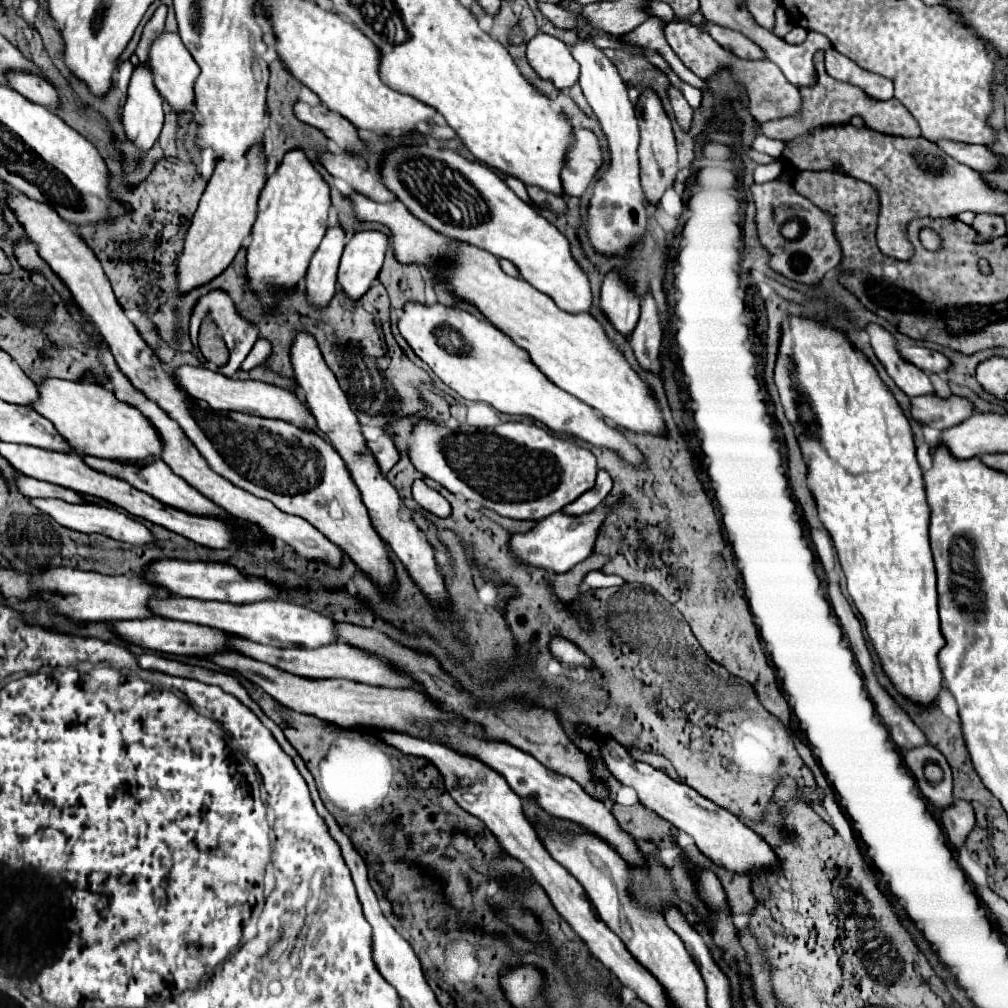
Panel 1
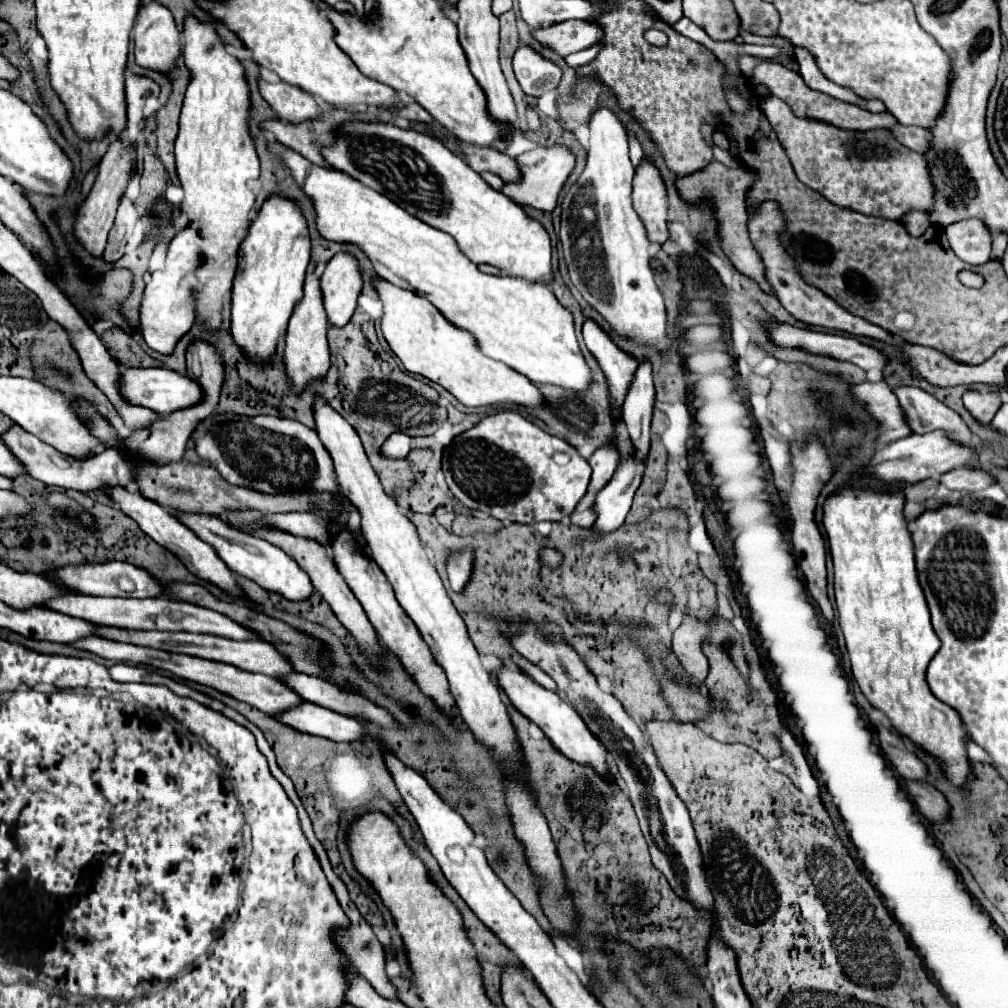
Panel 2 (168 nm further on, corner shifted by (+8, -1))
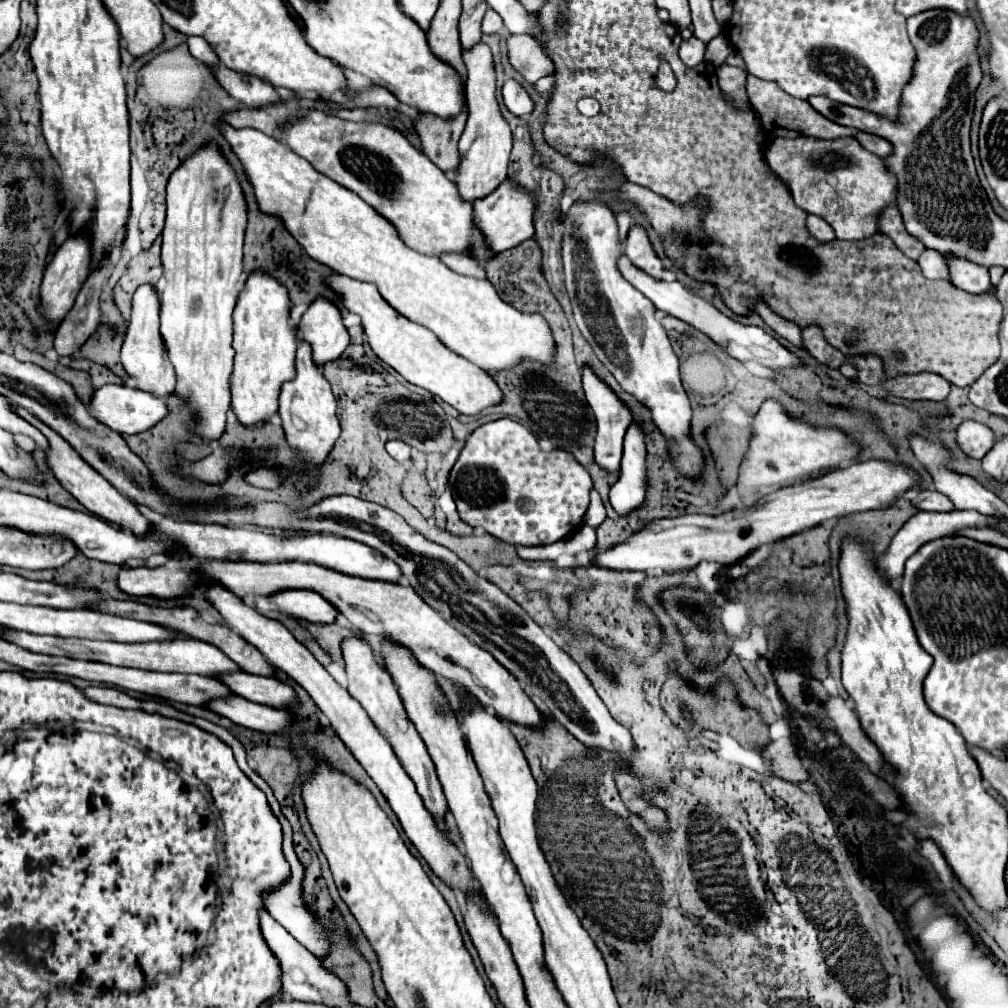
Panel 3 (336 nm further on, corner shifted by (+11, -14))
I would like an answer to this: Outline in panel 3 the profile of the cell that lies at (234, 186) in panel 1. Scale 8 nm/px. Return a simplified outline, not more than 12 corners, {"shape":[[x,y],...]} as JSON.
{"shape":[[143,284],[121,348],[137,388],[165,398],[175,368],[159,332],[159,292]]}

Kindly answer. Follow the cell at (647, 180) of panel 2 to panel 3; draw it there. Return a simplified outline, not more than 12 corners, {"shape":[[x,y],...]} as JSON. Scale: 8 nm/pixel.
{"shape":[[641,224],[631,226],[625,256],[653,278],[663,262]]}

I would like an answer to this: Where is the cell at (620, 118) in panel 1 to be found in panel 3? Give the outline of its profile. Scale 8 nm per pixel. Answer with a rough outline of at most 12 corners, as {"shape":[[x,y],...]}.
{"shape":[[603,198],[563,214],[575,322],[695,478],[691,406]]}

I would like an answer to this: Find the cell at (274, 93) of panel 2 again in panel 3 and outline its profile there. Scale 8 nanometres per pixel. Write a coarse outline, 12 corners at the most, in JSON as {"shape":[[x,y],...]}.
{"shape":[[211,66],[221,86],[249,108],[281,104],[277,90],[249,74]]}

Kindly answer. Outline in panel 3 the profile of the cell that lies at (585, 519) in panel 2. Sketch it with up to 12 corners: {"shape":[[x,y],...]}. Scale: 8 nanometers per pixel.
{"shape":[[591,492],[585,524],[597,528],[605,518],[599,494]]}

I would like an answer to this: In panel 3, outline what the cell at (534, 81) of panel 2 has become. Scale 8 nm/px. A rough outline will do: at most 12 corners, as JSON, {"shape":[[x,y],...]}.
{"shape":[[513,78],[503,84],[505,106],[517,114],[533,112],[535,102]]}

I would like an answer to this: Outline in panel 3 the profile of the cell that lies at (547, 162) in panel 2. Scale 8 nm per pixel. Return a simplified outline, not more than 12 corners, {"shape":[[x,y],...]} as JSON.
{"shape":[[513,178],[475,200],[497,254],[535,234],[537,196]]}

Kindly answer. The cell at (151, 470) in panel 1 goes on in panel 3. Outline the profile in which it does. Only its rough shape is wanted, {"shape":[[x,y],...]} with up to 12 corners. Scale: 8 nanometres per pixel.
{"shape":[[279,590],[267,600],[281,614],[329,624],[337,610],[313,590]]}

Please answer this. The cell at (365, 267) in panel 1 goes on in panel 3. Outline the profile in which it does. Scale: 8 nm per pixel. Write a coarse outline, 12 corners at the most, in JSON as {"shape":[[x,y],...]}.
{"shape":[[317,296],[303,314],[303,340],[317,364],[349,344],[341,312]]}

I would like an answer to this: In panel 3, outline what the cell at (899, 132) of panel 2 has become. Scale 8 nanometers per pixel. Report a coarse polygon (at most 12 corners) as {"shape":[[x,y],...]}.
{"shape":[[859,132],[855,138],[869,152],[887,158],[893,144],[881,136]]}

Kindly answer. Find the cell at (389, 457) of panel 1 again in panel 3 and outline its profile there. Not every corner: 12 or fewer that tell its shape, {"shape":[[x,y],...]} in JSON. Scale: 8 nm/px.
{"shape":[[399,440],[387,442],[387,452],[401,464],[411,458],[411,448]]}

